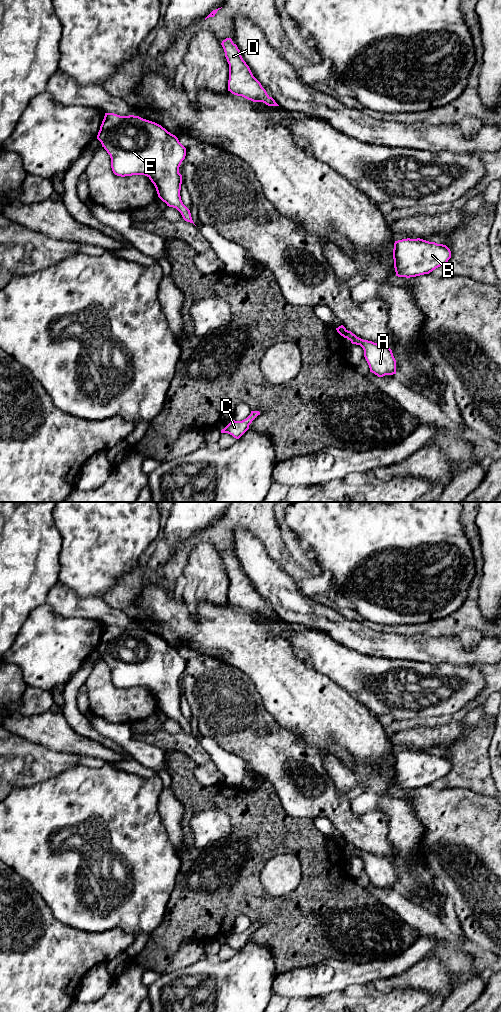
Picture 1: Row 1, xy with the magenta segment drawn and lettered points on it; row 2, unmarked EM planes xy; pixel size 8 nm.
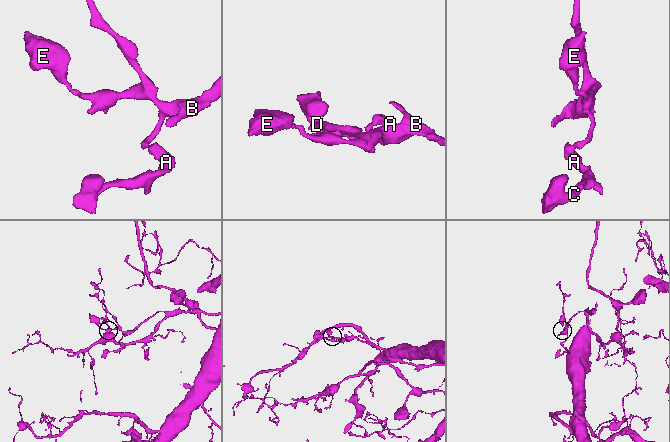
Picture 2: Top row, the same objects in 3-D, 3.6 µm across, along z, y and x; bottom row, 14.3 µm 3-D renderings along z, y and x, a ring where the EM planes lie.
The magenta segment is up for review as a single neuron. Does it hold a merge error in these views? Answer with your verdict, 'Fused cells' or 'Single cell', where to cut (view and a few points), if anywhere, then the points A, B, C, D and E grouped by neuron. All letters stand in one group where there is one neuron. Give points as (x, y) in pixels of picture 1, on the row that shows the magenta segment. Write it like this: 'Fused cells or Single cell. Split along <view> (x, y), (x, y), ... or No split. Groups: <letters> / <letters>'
Fused cells. Split along xy (346, 330), (342, 335). Groups: A C / B D E

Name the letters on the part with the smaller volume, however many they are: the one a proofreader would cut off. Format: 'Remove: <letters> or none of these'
Remove: A, C

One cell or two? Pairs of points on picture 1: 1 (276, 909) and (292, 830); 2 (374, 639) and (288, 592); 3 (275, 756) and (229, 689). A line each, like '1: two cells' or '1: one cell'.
1: one cell
2: one cell
3: one cell

